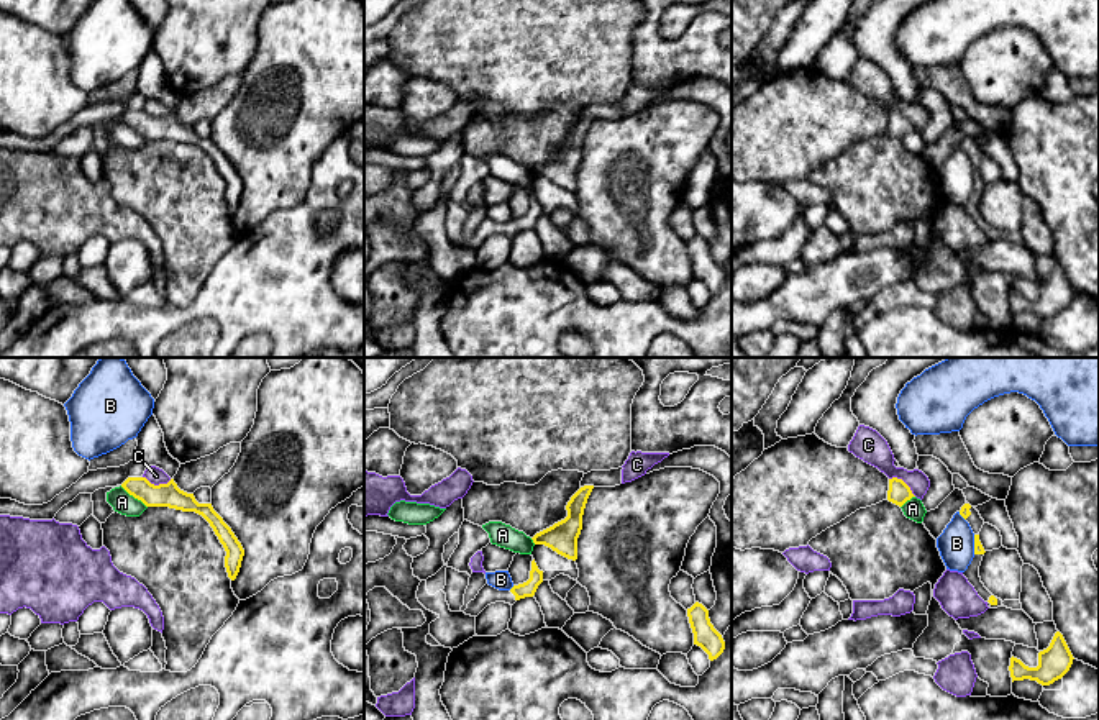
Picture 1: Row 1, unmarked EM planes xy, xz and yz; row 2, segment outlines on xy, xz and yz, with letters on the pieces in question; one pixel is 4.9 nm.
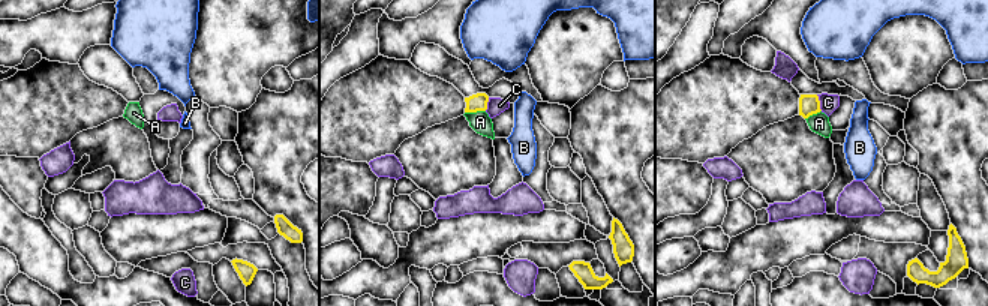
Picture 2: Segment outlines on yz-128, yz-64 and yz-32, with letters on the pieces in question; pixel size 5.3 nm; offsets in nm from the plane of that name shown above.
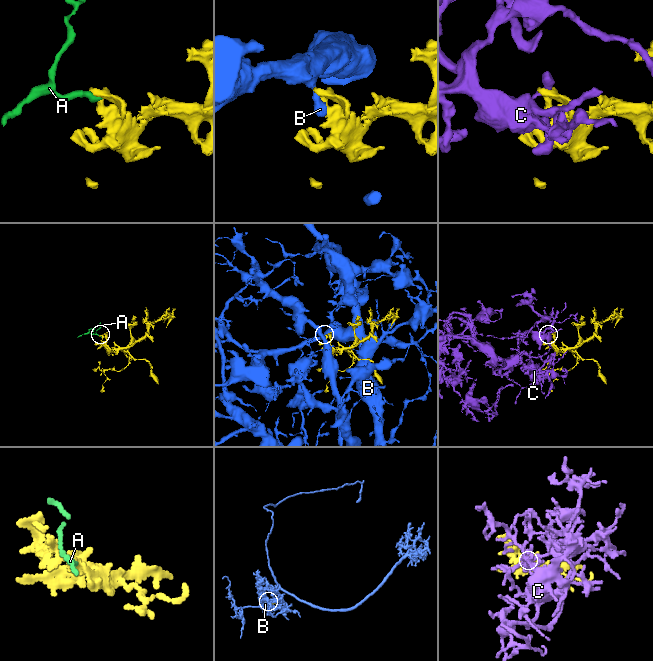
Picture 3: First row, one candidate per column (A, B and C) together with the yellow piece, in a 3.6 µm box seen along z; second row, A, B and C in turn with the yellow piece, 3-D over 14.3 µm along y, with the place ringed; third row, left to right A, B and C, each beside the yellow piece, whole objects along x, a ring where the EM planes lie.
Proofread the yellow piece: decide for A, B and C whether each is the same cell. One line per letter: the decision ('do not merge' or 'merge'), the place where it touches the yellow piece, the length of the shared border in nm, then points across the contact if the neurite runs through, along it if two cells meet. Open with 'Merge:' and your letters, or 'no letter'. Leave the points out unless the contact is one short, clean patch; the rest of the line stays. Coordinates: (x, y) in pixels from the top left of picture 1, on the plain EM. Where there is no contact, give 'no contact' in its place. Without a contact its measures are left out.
Merge: no letter
A: do not merge; meets yellow in xy at (133, 128); contact 170 nm long; border along xy (120, 118), (146, 140)
B: do not merge; meets yellow in xz at (512, 220); contact 40 nm long; border along xz (514, 218), (509, 222)
C: do not merge; meets yellow in yz at (904, 115); contact 160 nm long

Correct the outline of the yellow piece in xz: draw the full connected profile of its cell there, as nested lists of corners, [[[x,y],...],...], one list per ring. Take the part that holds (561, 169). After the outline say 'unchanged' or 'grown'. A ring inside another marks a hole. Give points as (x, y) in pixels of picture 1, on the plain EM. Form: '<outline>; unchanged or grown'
[[[594,118],[581,120],[568,134],[568,149],[553,159],[536,166],[531,172],[535,177],[545,177],[558,187],[576,194],[577,192],[577,171],[582,162],[582,148],[587,131]]]; unchanged

